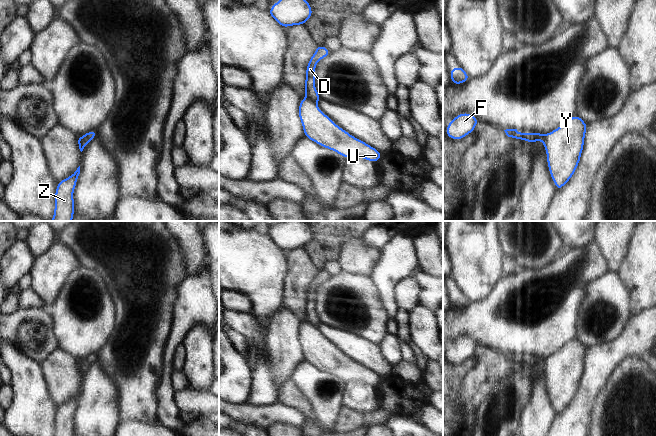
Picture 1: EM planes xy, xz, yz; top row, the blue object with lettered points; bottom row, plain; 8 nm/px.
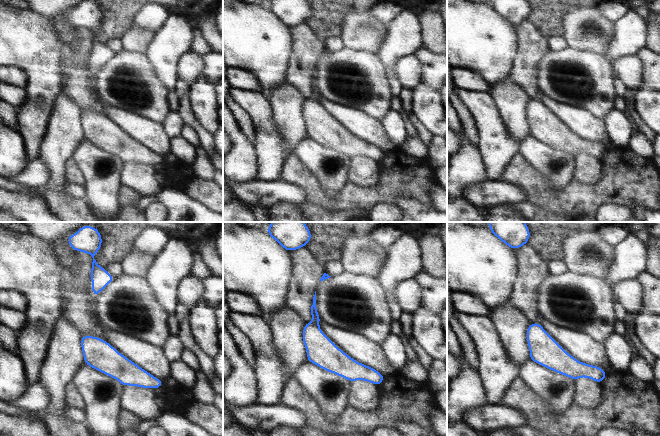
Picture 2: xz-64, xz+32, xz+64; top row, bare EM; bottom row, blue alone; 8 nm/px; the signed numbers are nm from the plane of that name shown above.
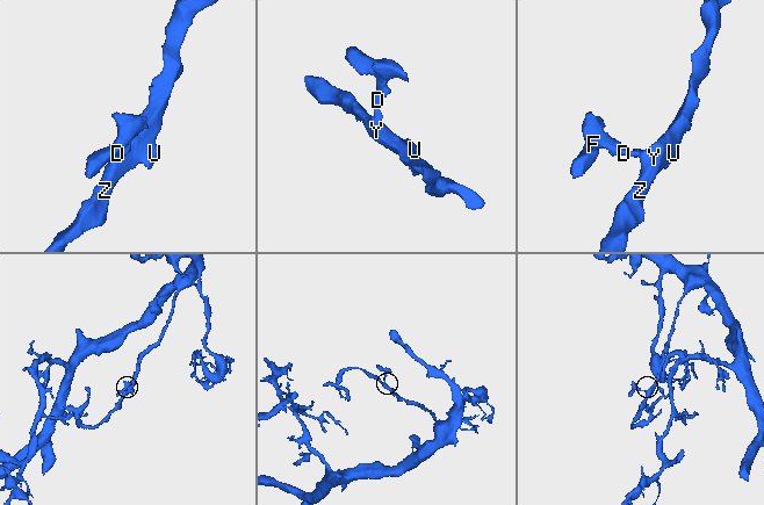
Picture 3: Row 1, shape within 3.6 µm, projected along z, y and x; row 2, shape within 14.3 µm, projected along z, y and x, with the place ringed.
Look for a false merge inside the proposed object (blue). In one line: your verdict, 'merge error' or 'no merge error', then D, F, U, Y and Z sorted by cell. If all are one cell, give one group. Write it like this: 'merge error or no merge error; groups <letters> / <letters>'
merge error; groups D F / U Y Z

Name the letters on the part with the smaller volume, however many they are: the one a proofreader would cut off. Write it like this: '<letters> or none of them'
D, F

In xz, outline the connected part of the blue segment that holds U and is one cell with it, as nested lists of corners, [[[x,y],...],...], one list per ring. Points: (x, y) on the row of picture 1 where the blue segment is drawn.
[[[308,98],[301,99],[299,103],[299,119],[306,138],[337,152],[345,159],[359,157],[377,162],[382,156],[382,153],[372,146],[340,128],[317,107],[317,103]]]

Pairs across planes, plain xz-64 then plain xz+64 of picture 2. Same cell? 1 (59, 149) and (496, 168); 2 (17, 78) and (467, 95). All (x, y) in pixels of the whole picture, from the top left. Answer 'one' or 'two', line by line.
1: two
2: two

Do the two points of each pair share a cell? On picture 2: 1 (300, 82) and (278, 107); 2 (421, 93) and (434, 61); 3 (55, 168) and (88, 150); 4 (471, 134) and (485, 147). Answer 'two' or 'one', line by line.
1: two
2: two
3: two
4: two

